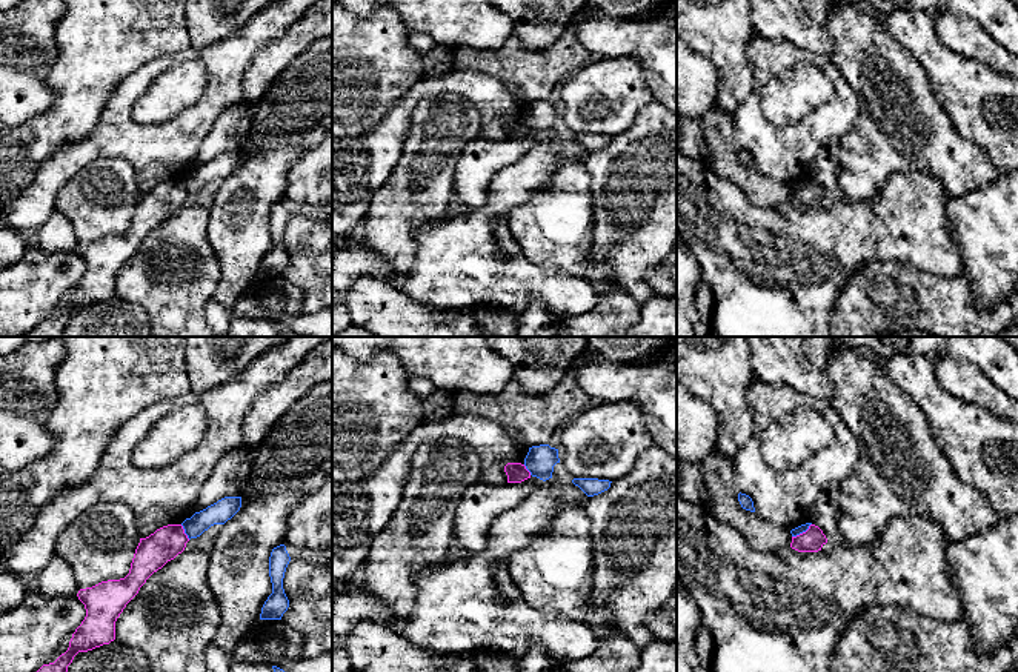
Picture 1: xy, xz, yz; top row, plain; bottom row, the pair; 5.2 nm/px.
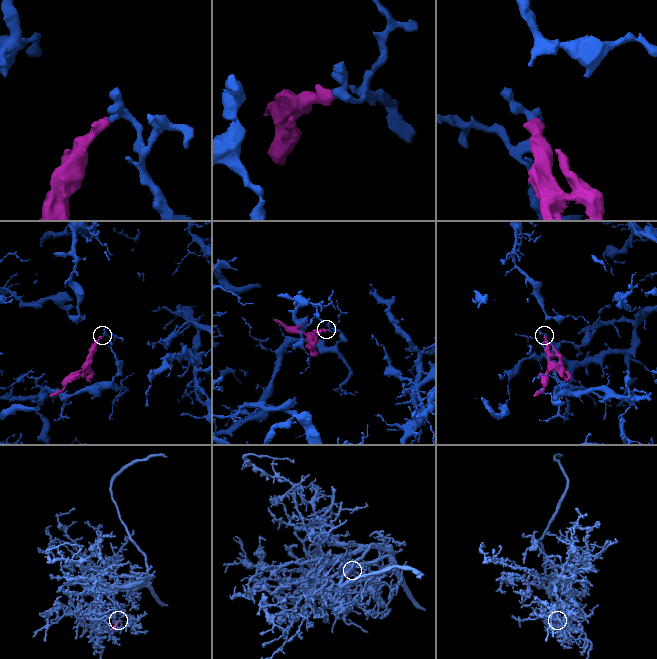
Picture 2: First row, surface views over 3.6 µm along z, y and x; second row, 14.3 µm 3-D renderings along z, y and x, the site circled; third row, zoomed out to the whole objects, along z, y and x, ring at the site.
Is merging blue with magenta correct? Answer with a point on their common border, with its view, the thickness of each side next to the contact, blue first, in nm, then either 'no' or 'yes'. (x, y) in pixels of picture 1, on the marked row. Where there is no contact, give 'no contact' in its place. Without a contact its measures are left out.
yz (801, 532) | 50/120 nm | no

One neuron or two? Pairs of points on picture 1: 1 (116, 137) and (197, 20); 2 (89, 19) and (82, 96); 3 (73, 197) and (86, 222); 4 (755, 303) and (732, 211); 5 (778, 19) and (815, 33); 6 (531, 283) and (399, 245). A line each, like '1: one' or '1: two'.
1: two
2: one
3: one
4: one
5: one
6: two

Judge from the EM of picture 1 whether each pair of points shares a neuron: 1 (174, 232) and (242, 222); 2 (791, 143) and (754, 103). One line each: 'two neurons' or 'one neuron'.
1: two neurons
2: one neuron

